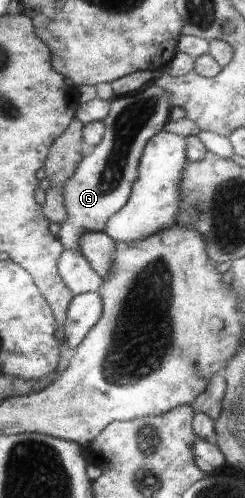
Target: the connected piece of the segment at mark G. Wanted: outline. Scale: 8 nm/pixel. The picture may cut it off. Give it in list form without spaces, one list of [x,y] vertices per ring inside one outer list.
[[[154,83],[130,96],[112,99],[110,111],[103,120],[105,132],[98,149],[80,161],[63,186],[67,219],[60,226],[58,235],[66,251],[80,249],[80,241],[88,232],[106,231],[108,221],[130,199],[134,181],[139,177],[138,161],[142,160],[142,149],[146,149],[152,135],[158,135],[169,121],[170,102],[172,97],[167,90]]]

